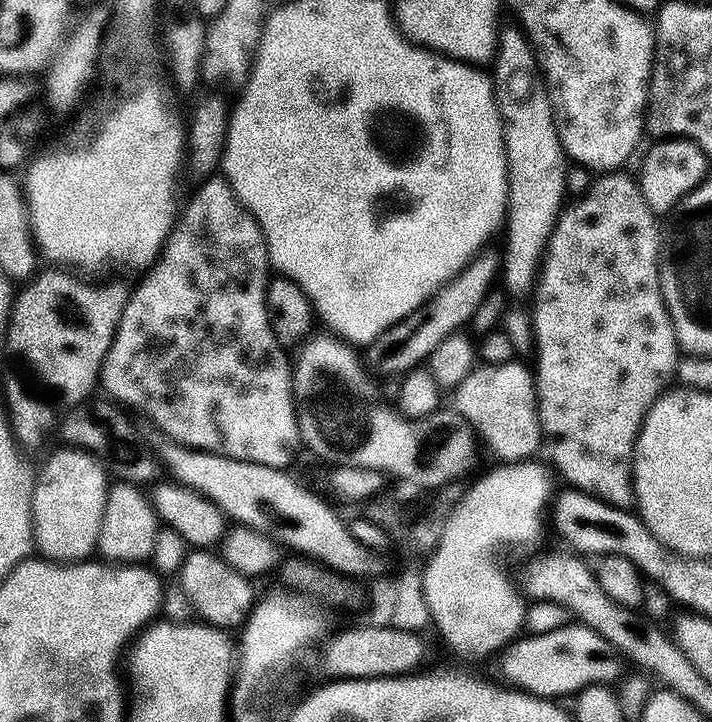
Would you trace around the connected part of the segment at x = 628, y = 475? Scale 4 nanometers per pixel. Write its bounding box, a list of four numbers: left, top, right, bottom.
[531,170,678,509]

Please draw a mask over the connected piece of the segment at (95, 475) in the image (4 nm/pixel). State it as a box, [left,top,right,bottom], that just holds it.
[32,446,109,562]

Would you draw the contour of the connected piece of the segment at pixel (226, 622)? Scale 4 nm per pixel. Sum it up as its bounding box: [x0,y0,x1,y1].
[178,550,254,630]

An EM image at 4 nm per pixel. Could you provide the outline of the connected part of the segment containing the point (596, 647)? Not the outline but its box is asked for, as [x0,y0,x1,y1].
[498,622,622,698]

